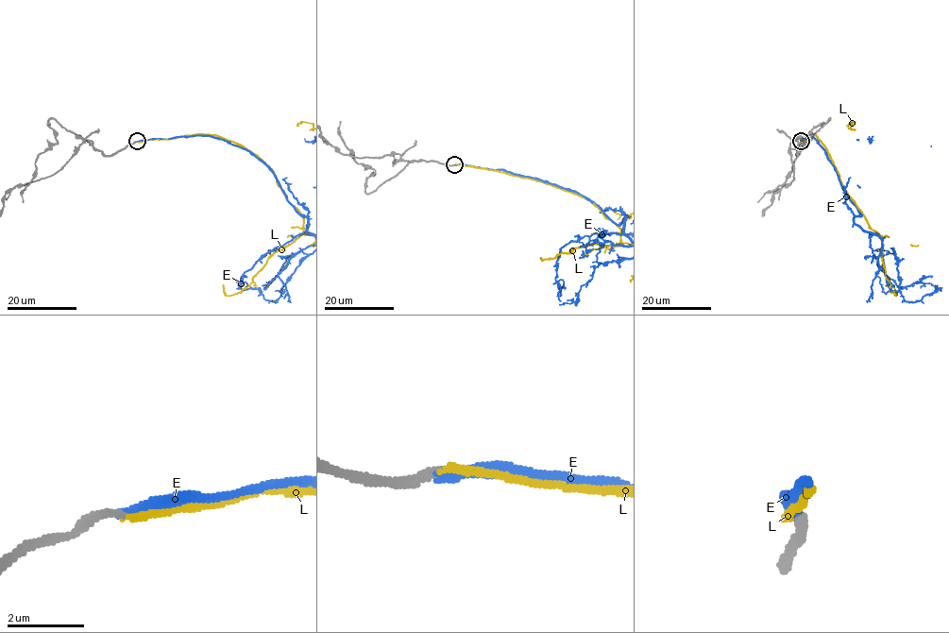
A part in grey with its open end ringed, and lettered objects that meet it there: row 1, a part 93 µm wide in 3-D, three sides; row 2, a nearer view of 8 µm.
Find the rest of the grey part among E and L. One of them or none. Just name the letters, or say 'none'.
E

